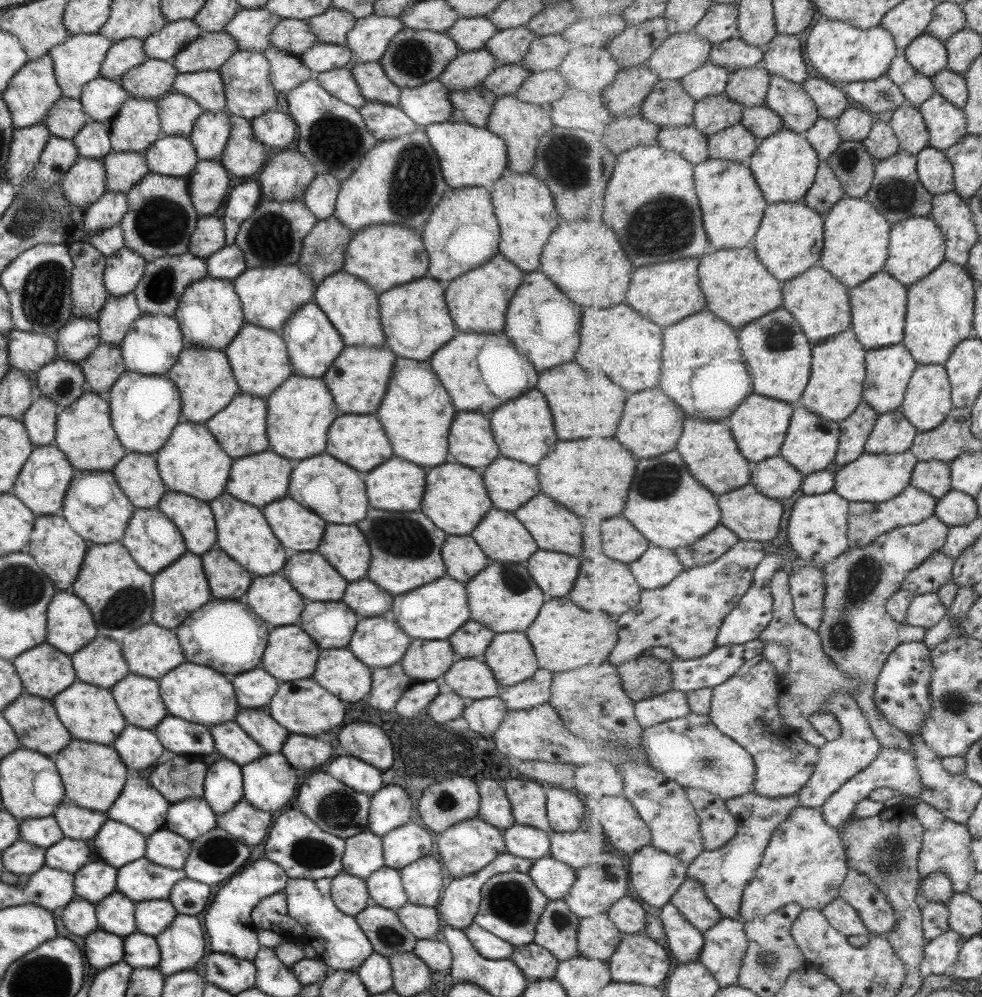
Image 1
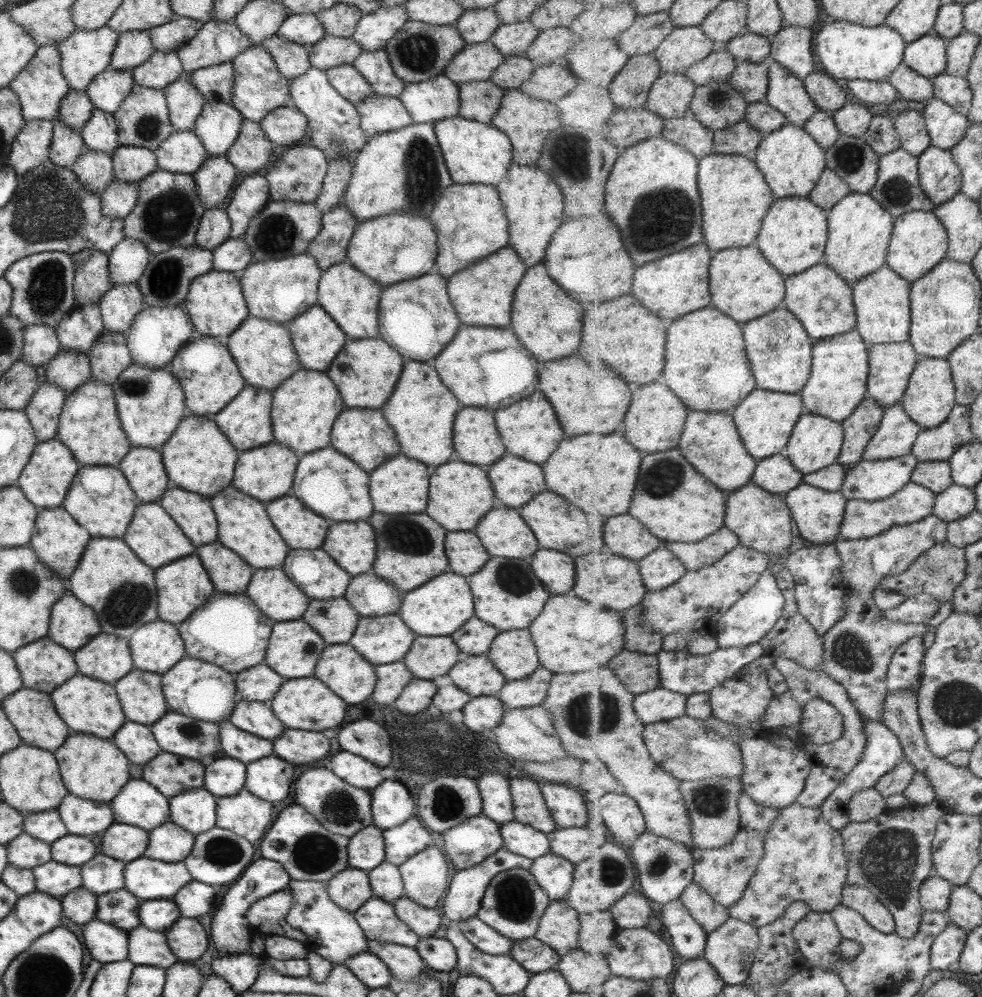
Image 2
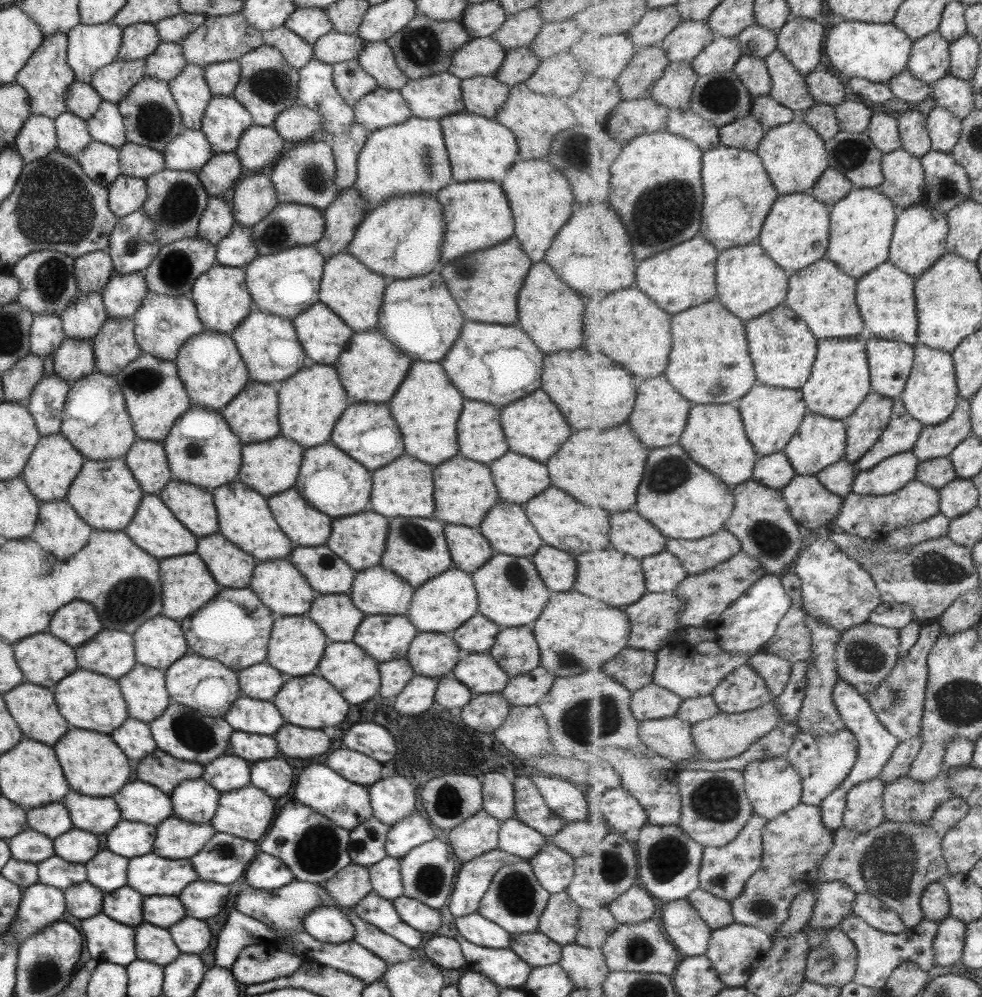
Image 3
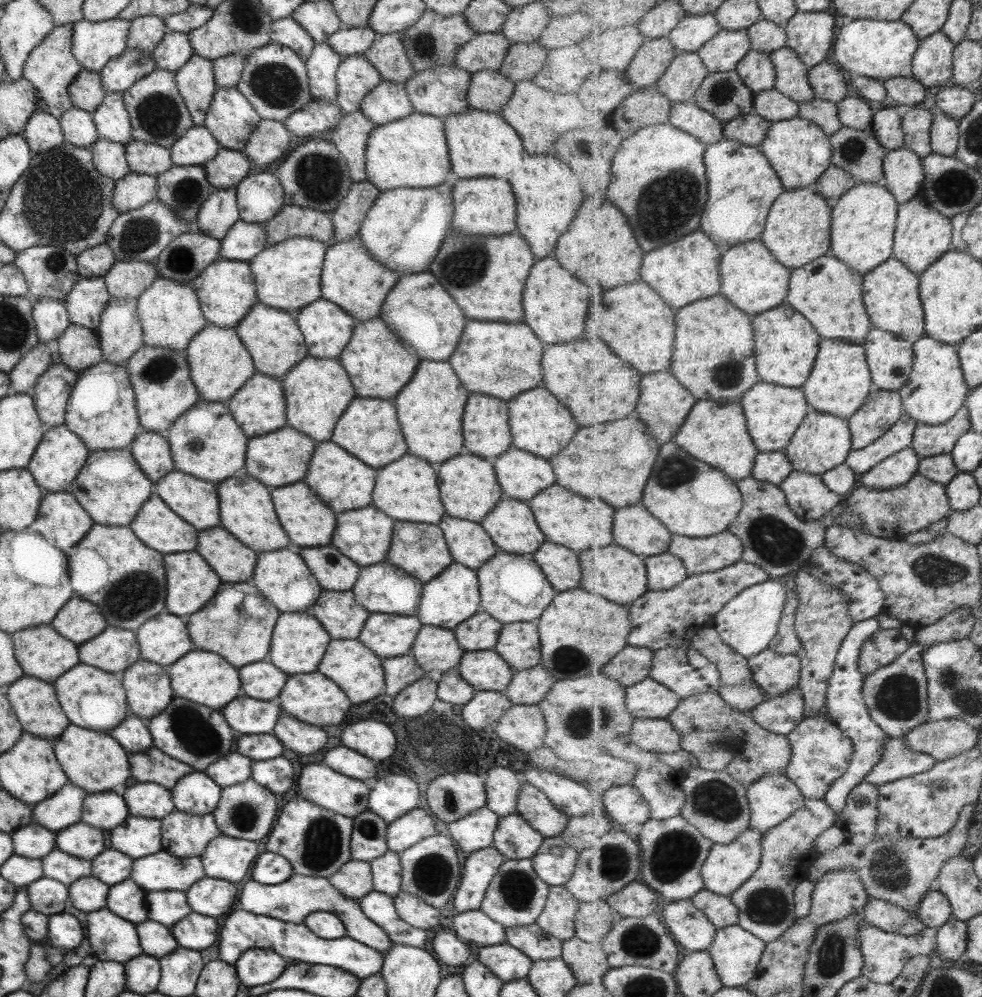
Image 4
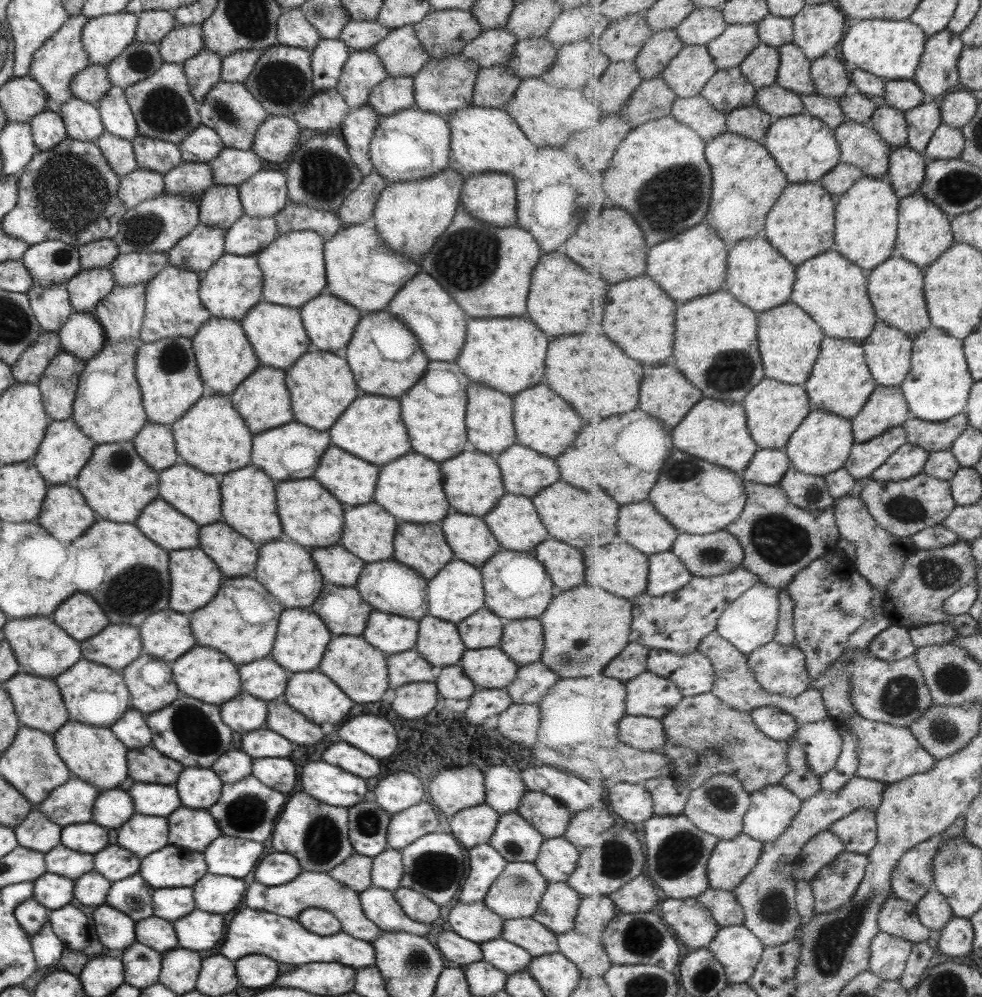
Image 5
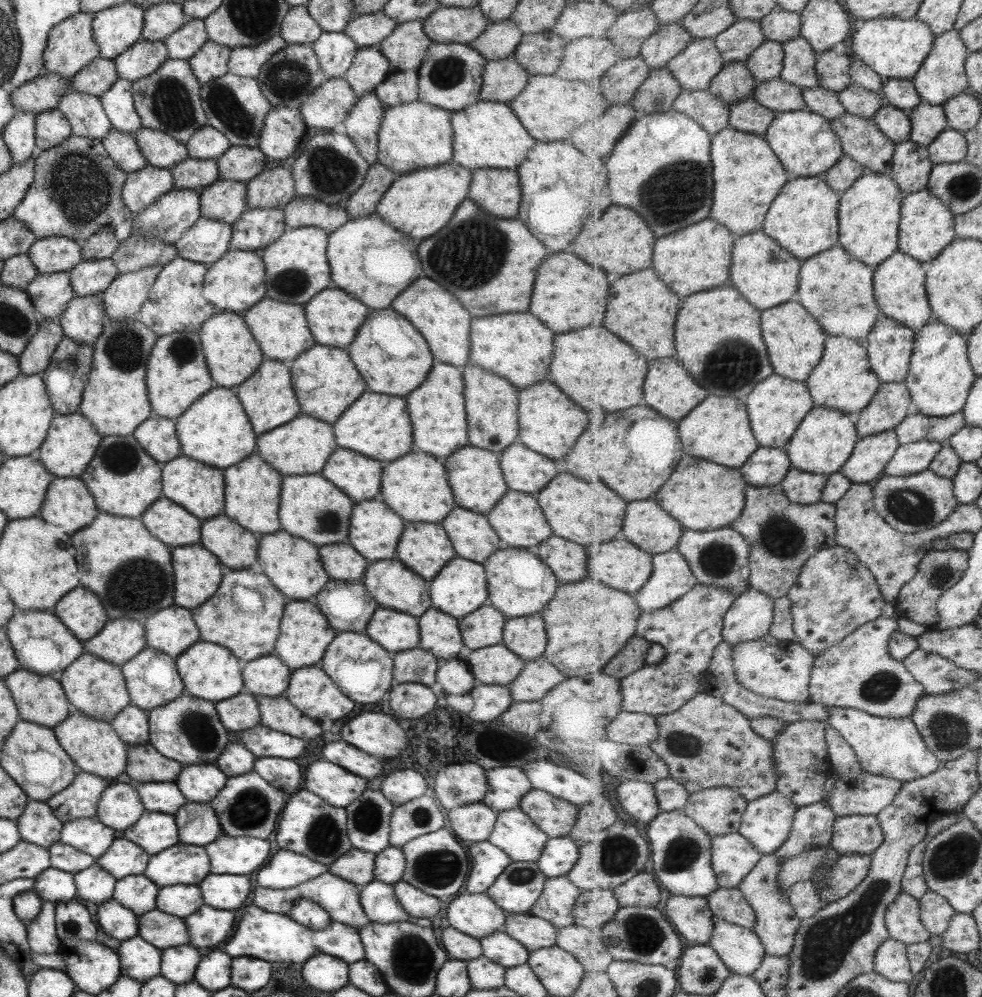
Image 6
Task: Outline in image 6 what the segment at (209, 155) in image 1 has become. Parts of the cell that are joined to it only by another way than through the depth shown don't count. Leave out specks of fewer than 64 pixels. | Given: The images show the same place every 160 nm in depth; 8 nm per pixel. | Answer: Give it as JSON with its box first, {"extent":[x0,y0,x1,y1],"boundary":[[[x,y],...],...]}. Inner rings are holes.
{"extent":[200,73,272,148],"boundary":[[[229,73],[201,86],[200,102],[210,128],[221,132],[230,146],[247,148],[255,148],[258,145],[257,138],[261,133],[263,120],[272,108],[272,105],[261,96],[259,85],[254,78]]]}

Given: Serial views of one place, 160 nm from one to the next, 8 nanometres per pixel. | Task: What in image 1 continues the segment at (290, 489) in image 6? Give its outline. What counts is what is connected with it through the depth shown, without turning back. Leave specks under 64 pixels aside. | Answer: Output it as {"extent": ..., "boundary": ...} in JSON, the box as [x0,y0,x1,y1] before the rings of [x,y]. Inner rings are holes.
{"extent":[261,496,326,552],"boundary":[[[285,496],[261,509],[275,538],[283,548],[297,552],[315,551],[325,532],[326,522]]]}

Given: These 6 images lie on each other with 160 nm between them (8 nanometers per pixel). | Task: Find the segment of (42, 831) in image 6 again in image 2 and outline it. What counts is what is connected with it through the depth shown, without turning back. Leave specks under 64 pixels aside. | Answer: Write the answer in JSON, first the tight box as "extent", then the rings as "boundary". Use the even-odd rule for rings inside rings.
{"extent":[6,832,51,868],"boundary":[[[24,832],[6,844],[7,861],[17,868],[35,868],[51,861],[50,845]]]}

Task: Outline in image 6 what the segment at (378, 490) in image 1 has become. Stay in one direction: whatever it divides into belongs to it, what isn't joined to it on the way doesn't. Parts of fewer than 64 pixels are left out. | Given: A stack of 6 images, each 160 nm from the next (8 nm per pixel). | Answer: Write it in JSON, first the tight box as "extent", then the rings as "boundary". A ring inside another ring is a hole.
{"extent":[381,454,455,522],"boundary":[[[405,454],[383,468],[381,474],[381,494],[383,502],[403,520],[409,522],[439,522],[447,516],[447,512],[455,506],[451,490],[445,480],[443,466],[435,462],[431,456],[419,454]]]}

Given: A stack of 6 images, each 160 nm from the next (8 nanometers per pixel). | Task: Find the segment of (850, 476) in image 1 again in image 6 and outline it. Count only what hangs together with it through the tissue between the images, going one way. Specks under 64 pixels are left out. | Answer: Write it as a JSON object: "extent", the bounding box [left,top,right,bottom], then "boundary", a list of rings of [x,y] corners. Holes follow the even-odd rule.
{"extent":[884,440,947,476],"boundary":[[[922,440],[921,442],[900,445],[896,455],[885,467],[884,474],[889,476],[907,476],[927,470],[939,451],[947,443],[935,440]]]}

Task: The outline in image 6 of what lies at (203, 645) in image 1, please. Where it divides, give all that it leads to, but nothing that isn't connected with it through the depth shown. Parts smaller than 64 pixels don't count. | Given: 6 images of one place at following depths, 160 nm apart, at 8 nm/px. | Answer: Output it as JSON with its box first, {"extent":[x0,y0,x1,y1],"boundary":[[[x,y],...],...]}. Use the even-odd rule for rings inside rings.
{"extent":[190,570,289,663],"boundary":[[[227,570],[217,592],[190,613],[200,634],[200,641],[219,644],[233,657],[244,663],[256,660],[273,651],[285,604],[289,602],[278,592],[263,573],[245,570]]]}

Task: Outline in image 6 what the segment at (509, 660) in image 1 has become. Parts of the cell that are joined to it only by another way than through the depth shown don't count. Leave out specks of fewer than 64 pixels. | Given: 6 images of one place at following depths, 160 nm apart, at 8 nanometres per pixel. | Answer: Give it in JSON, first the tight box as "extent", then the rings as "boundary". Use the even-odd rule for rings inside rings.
{"extent":[501,614,545,661],"boundary":[[[535,614],[507,619],[502,628],[501,644],[521,661],[533,661],[544,653],[545,638],[541,614]]]}

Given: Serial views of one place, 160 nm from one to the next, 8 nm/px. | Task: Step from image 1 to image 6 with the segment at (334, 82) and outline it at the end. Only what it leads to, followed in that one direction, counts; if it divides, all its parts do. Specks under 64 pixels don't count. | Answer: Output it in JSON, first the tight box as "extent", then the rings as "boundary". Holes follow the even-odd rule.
{"extent":[344,47,393,99],"boundary":[[[360,47],[345,71],[344,81],[351,88],[355,99],[371,93],[381,81],[393,72],[387,59],[377,47]]]}

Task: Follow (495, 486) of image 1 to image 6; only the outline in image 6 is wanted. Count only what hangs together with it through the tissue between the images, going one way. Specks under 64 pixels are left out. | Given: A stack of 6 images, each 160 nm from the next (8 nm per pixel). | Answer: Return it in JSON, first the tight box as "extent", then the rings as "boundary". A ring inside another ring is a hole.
{"extent":[499,441,557,494],"boundary":[[[517,441],[511,443],[501,452],[499,466],[508,490],[525,492],[525,494],[538,493],[557,474],[555,464],[551,460],[527,450],[523,444]]]}

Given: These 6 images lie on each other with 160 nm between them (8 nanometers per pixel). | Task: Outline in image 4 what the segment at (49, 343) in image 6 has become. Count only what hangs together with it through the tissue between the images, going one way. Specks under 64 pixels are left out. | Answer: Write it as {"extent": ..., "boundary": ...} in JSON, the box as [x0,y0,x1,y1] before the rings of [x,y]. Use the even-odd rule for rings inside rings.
{"extent":[7,342,50,394],"boundary":[[[38,342],[7,373],[8,394],[19,392],[31,394],[39,376],[48,369],[50,362],[49,348],[45,343]]]}

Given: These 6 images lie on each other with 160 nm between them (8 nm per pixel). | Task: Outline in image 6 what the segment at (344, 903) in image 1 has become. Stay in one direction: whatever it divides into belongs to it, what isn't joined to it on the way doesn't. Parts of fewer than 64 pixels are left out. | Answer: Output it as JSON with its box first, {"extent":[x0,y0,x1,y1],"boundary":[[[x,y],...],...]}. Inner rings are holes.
{"extent":[327,847,375,887],"boundary":[[[351,847],[343,856],[337,857],[327,870],[333,876],[361,887],[374,880],[374,858],[375,855],[371,852]]]}

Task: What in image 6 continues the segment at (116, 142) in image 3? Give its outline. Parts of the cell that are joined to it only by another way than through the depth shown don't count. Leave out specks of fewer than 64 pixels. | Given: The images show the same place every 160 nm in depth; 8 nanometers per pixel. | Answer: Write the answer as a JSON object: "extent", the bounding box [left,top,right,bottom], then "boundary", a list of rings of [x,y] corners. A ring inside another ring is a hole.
{"extent":[98,78,141,135],"boundary":[[[118,78],[98,98],[112,129],[133,135],[141,128],[140,119],[133,106],[131,82]]]}

